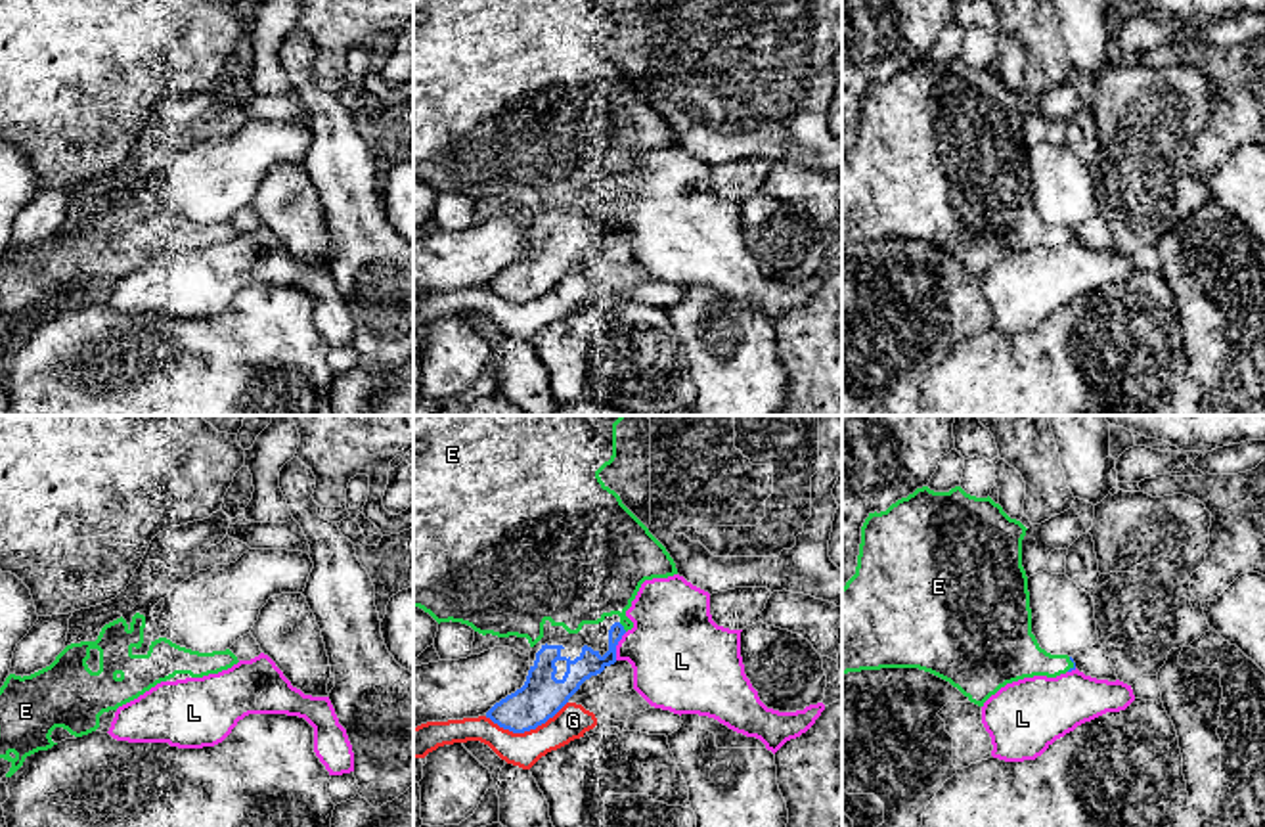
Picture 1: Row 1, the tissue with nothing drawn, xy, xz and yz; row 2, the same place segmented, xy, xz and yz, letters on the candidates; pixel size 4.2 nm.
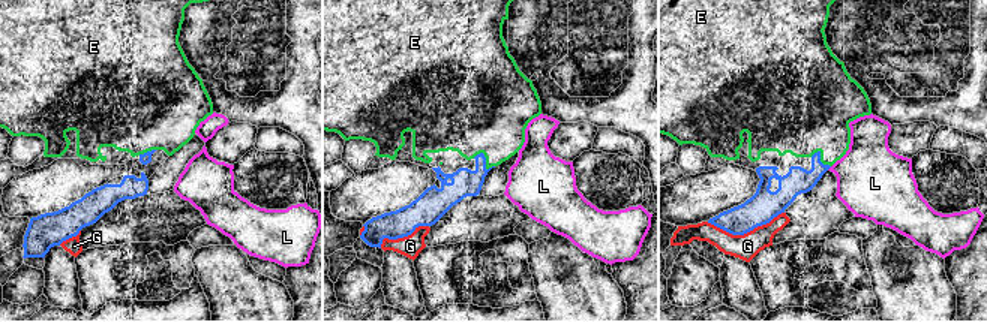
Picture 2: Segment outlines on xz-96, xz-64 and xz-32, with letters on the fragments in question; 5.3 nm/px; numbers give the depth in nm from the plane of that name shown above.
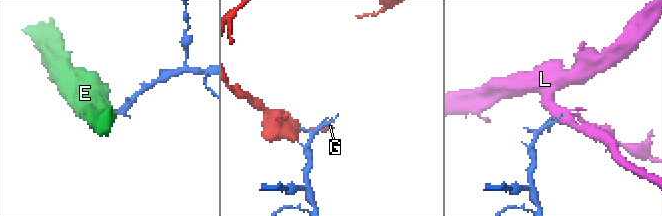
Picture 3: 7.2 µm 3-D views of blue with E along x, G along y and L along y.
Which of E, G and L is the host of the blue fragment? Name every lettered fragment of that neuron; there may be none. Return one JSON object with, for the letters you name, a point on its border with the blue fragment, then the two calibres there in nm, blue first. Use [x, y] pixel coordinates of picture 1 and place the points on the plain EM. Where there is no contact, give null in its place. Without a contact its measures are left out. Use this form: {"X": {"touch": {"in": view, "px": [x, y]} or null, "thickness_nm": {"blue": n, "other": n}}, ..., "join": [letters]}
{"E": {"touch": {"in": "xz", "px": [622, 198]}, "thickness_nm": {"blue": 110, "other": 380}}, "join": ["E"]}

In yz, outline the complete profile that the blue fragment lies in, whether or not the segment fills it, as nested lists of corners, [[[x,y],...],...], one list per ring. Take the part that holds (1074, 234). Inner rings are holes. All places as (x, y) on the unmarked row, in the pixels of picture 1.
[[[961,57],[949,63],[917,59],[886,82],[869,84],[861,98],[855,145],[842,159],[842,247],[880,239],[919,239],[957,258],[984,278],[1007,255],[1076,241],[1068,226],[1051,226],[1032,205],[1028,147],[1022,138],[1026,98],[1010,90],[989,67],[976,69]]]

